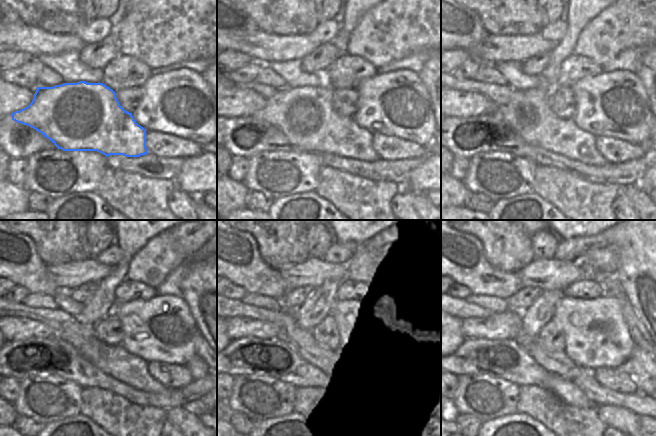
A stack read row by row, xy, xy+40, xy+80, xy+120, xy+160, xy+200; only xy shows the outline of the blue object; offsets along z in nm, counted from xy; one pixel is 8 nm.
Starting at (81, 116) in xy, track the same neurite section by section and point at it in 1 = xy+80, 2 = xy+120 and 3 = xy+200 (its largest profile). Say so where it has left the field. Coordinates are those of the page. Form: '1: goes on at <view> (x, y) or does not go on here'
1: goes on at xy+80 (528, 113)
2: goes on at xy+120 (113, 360)
3: goes on at xy+200 (641, 404)

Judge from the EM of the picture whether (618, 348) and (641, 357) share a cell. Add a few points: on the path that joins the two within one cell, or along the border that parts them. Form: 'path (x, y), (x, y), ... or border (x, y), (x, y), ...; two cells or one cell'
border (635, 345), (631, 353), (615, 368); two cells

